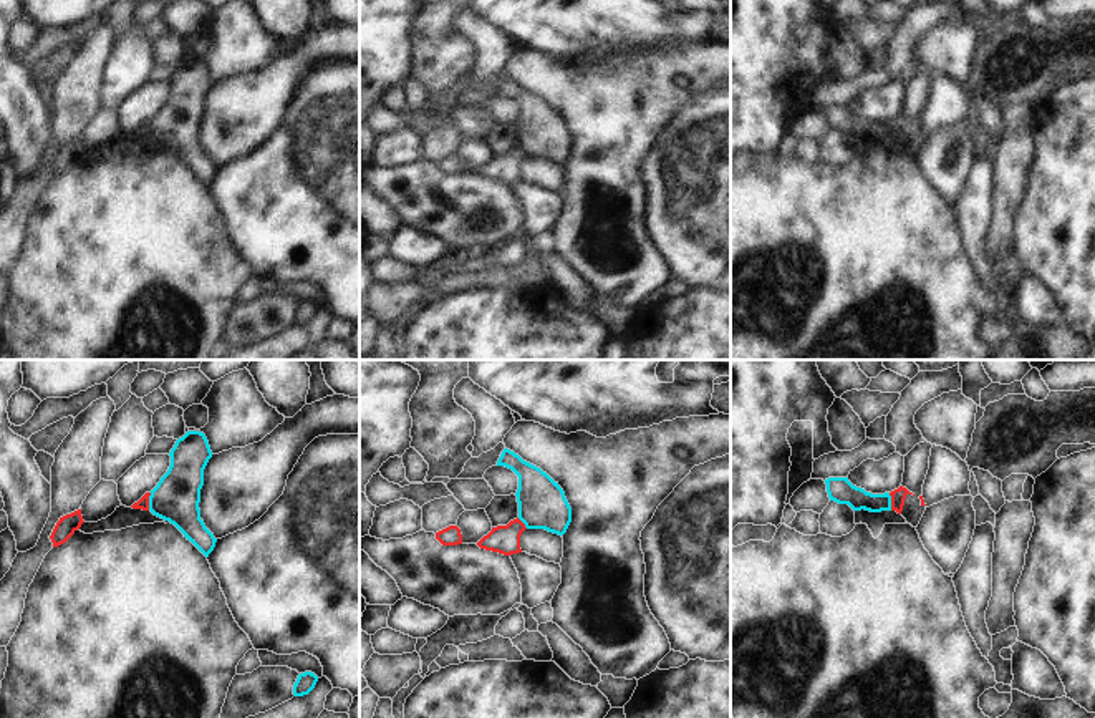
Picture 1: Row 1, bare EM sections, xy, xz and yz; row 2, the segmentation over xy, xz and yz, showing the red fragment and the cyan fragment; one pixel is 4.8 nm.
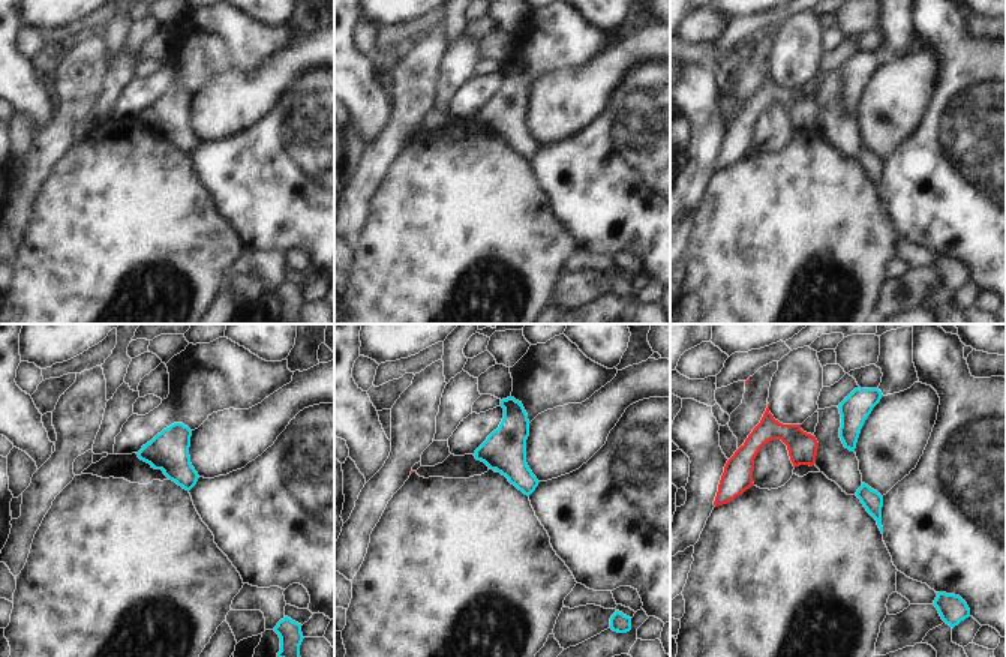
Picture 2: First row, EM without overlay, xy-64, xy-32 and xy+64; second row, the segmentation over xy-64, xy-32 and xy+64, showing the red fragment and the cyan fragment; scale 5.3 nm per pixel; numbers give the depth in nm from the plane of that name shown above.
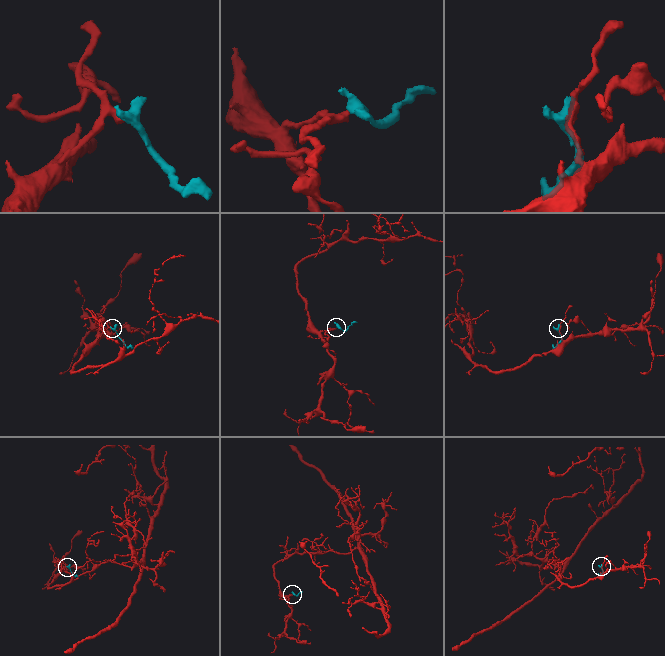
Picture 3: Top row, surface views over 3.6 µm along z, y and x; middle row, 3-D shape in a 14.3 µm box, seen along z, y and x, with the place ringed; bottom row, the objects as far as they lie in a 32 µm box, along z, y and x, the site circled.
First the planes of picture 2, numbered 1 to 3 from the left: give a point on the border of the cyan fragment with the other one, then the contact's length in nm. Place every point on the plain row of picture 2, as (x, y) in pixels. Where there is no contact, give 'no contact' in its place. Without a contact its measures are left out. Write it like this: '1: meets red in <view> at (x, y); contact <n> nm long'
1: no contact
2: no contact
3: no contact

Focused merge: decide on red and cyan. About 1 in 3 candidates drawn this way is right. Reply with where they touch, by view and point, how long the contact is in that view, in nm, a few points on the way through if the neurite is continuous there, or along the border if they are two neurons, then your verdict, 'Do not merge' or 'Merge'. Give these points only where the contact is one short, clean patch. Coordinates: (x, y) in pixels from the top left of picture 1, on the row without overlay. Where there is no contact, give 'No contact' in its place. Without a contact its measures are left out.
Touches red at xy (148, 130). Shared border 90 nm. Boundary: xy (151, 121), (148, 138). Do not merge.

